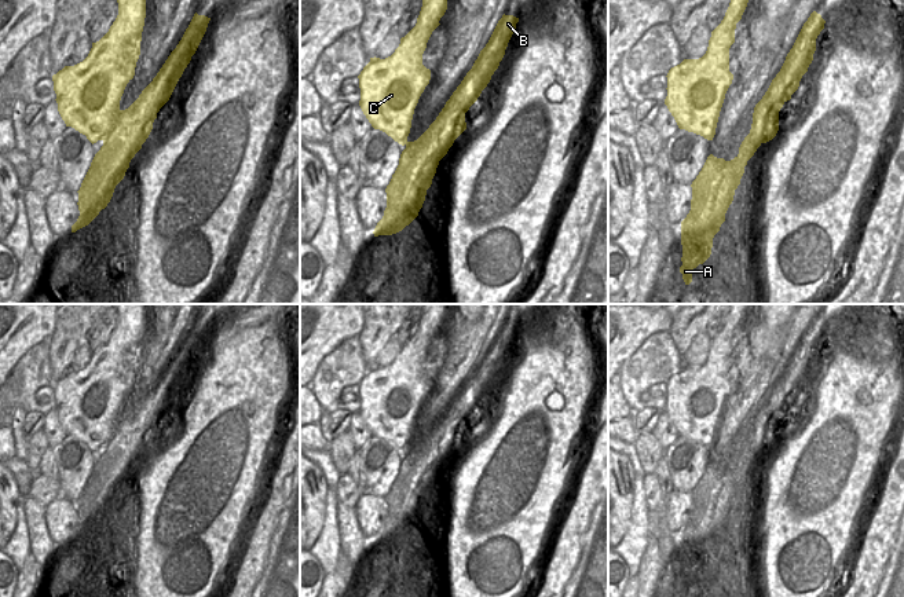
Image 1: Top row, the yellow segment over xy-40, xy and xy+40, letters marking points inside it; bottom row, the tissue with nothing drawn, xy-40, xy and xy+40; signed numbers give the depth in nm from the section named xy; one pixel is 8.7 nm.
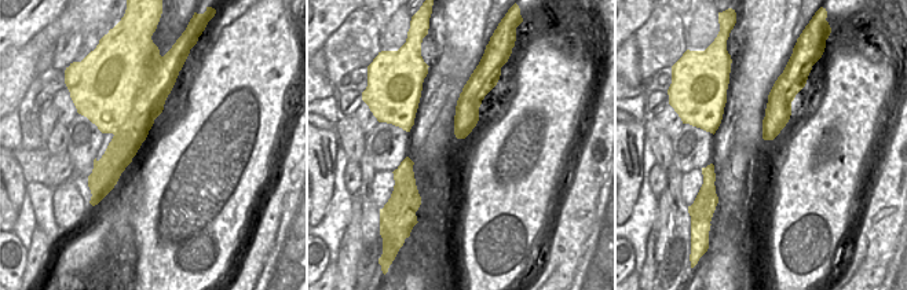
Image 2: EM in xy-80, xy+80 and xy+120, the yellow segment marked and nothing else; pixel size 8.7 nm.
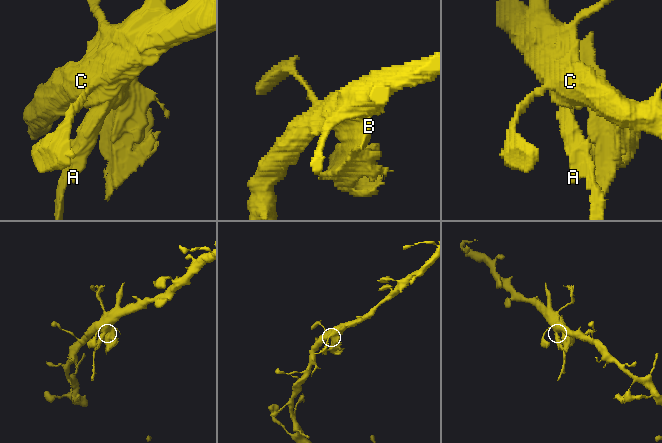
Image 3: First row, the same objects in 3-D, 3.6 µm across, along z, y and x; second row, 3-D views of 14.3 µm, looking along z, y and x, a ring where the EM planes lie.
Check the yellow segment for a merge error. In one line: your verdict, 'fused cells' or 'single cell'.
fused cells

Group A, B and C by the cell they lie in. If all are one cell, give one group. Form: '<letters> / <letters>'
A C / B

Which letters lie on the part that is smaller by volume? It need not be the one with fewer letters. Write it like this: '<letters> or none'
B

